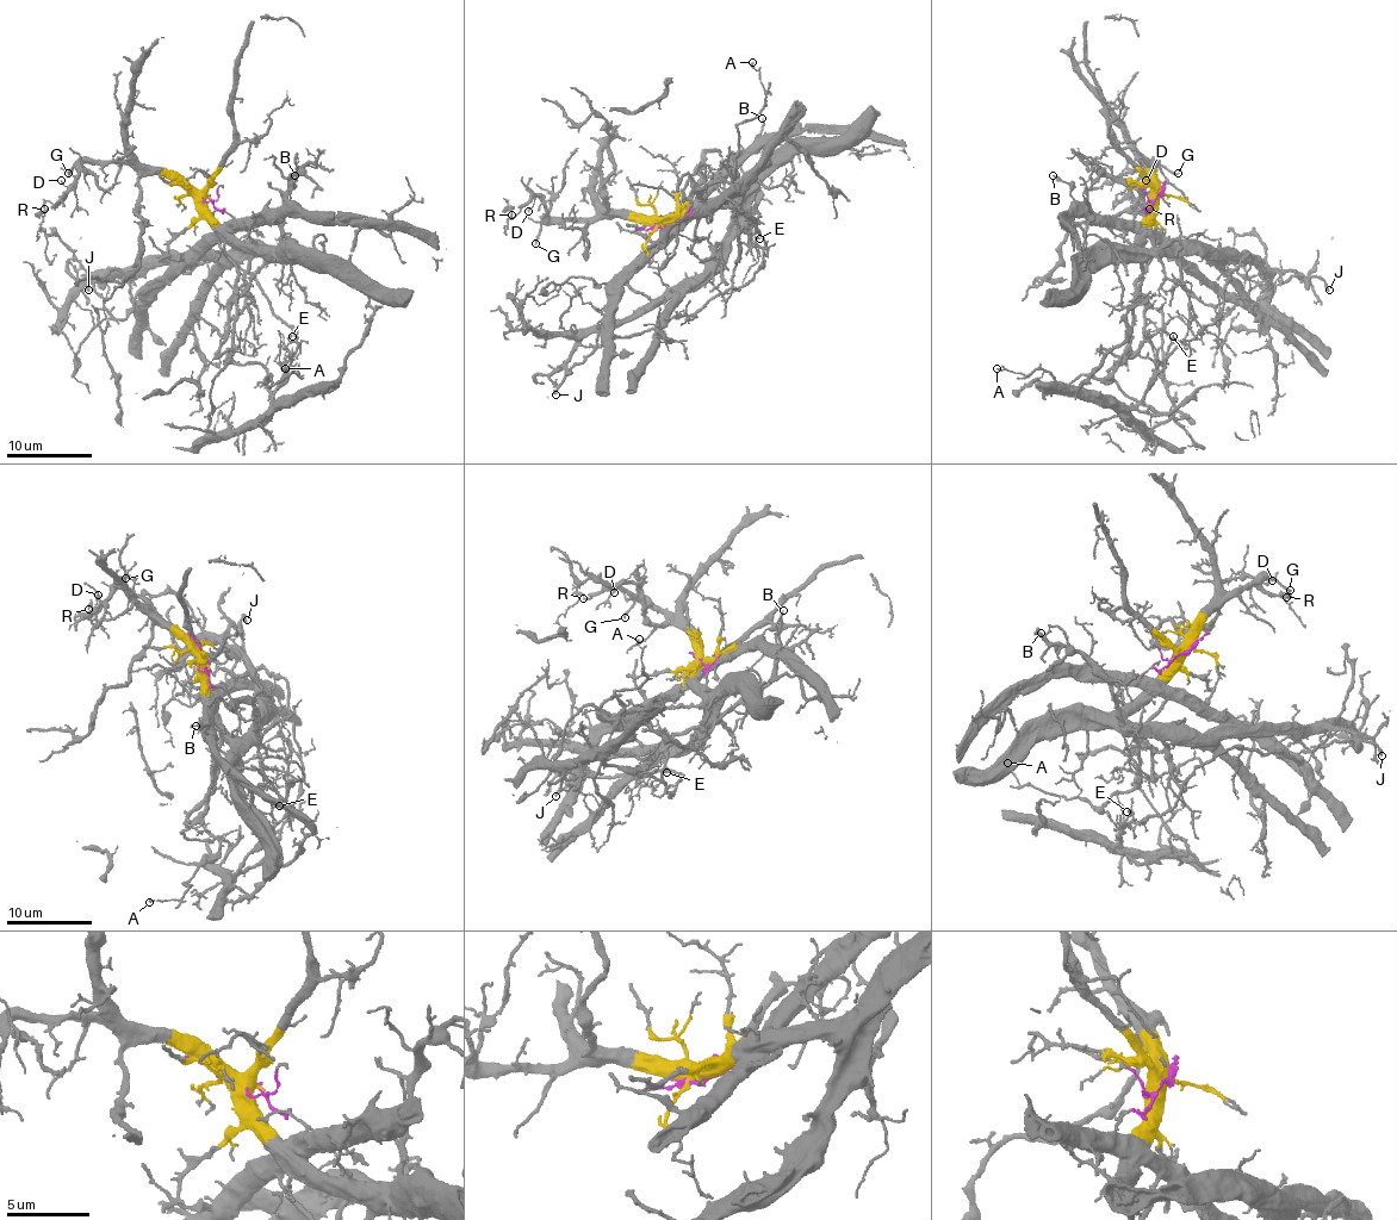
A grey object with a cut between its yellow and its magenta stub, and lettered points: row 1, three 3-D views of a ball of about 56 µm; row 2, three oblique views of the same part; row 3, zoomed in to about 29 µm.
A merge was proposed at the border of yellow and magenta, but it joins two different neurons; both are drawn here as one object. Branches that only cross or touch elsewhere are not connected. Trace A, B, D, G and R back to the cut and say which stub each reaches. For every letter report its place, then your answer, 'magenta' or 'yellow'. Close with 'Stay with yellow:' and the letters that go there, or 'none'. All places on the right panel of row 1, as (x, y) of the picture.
A: place (997, 368); magenta
B: place (1053, 175); magenta
D: place (1146, 180); yellow
G: place (1178, 173); yellow
R: place (1149, 209); yellow
Stay with yellow: D, G, R

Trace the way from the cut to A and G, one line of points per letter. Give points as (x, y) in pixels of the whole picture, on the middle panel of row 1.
A: (662, 225), (700, 199), (688, 221), (705, 207), (699, 193), (734, 176), (738, 125), (767, 95), (753, 61)
G: (662, 225), (645, 225), (626, 216), (550, 221), (541, 226), (534, 244)

